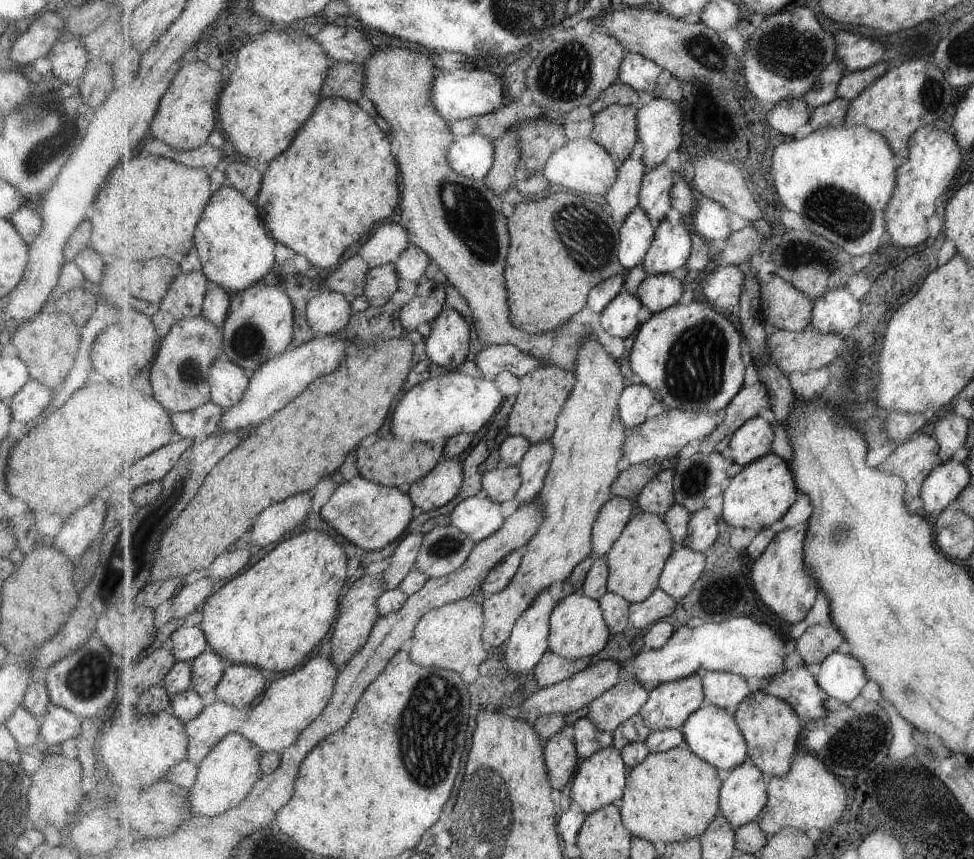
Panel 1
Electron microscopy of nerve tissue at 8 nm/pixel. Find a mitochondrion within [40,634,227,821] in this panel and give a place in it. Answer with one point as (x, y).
(91, 676)

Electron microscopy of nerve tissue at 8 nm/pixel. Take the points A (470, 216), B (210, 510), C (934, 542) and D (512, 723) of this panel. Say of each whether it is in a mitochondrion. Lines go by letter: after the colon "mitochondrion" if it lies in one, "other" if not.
A: mitochondrion
B: other
C: other
D: other

